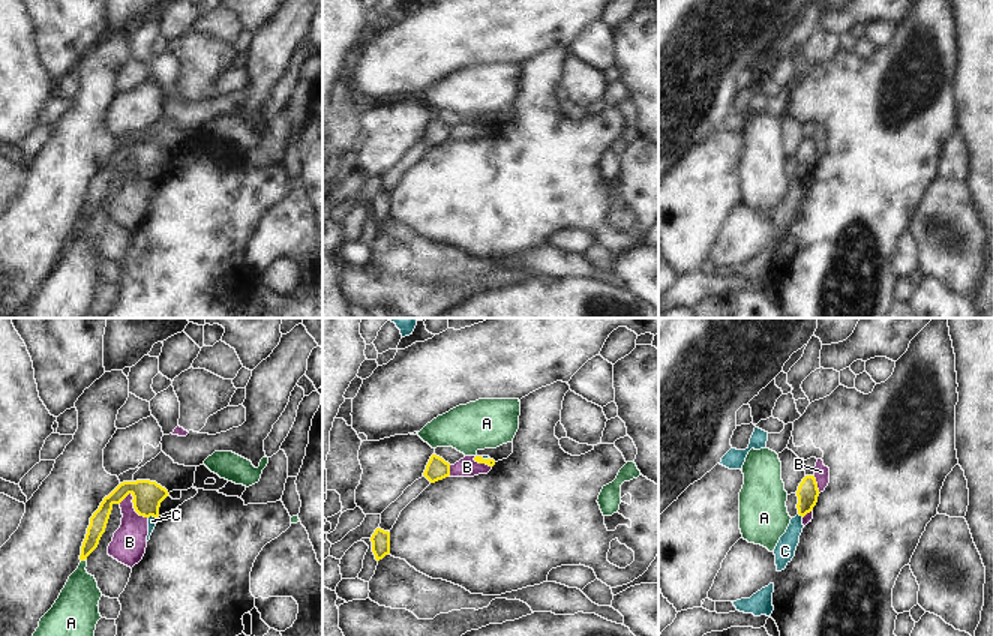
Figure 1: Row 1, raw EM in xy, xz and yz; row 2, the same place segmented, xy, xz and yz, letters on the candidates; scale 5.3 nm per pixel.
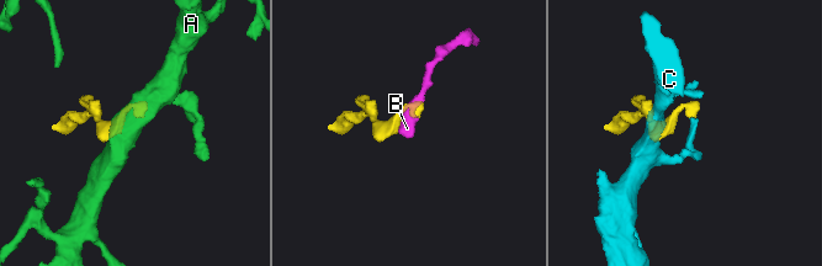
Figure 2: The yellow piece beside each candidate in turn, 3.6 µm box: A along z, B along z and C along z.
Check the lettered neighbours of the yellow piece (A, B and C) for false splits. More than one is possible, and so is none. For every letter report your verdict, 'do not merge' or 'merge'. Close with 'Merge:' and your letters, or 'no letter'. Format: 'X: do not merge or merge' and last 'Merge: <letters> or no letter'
A: do not merge
B: do not merge
C: do not merge
Merge: no letter

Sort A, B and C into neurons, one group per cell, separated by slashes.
A / B C

